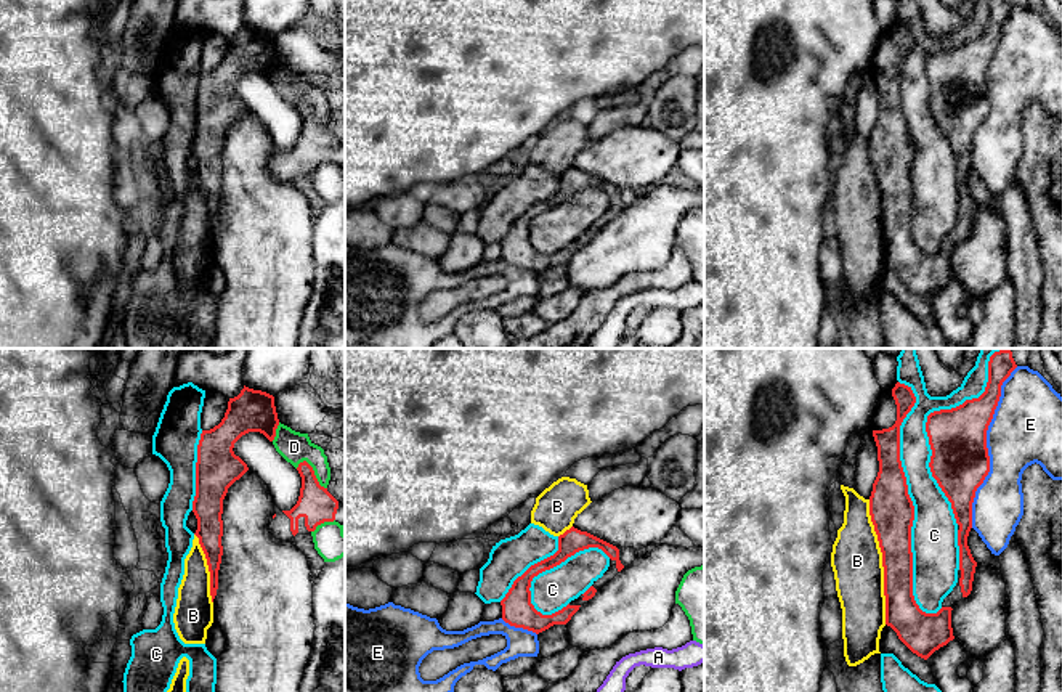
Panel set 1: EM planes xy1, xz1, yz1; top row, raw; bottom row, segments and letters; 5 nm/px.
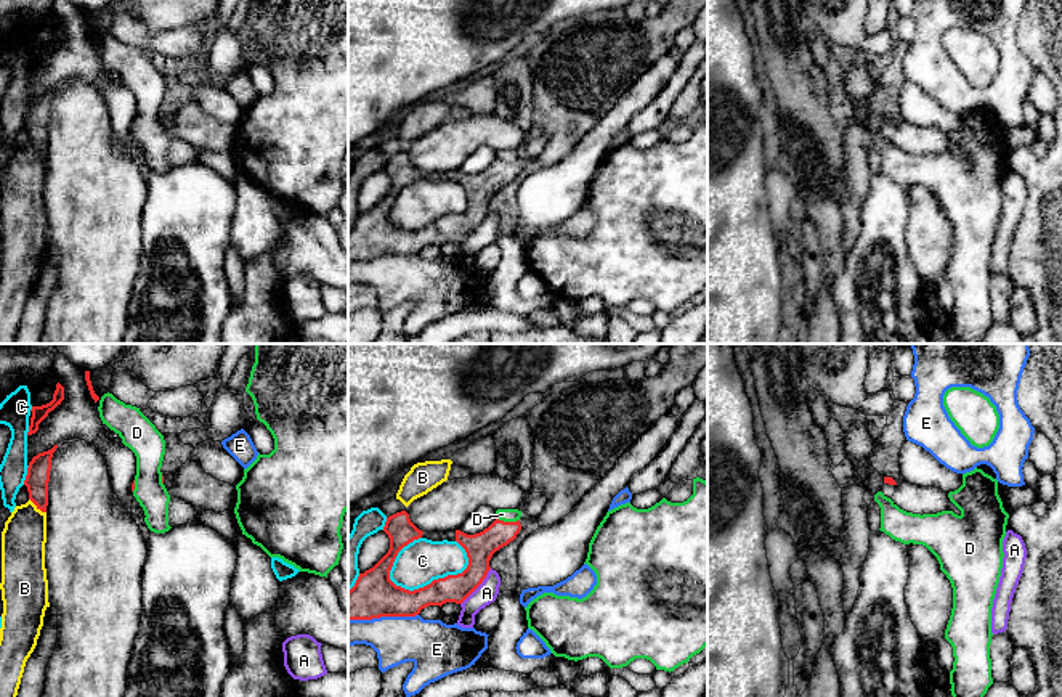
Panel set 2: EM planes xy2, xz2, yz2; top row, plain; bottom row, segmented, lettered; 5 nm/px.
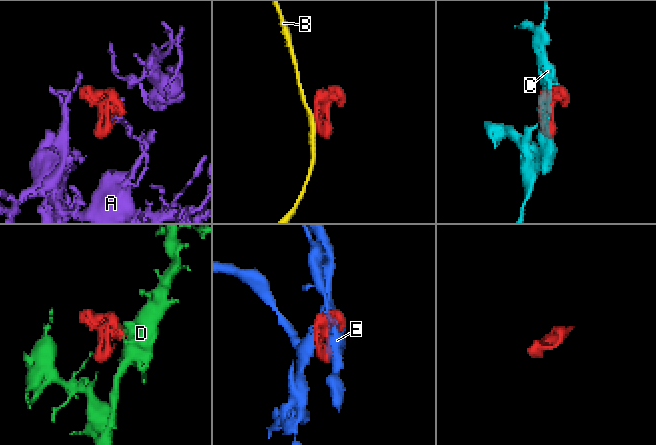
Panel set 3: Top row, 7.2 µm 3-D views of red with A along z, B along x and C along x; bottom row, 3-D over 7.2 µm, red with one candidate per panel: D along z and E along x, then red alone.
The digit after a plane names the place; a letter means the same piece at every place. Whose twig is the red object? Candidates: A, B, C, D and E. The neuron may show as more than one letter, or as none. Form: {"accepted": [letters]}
{"accepted": []}

